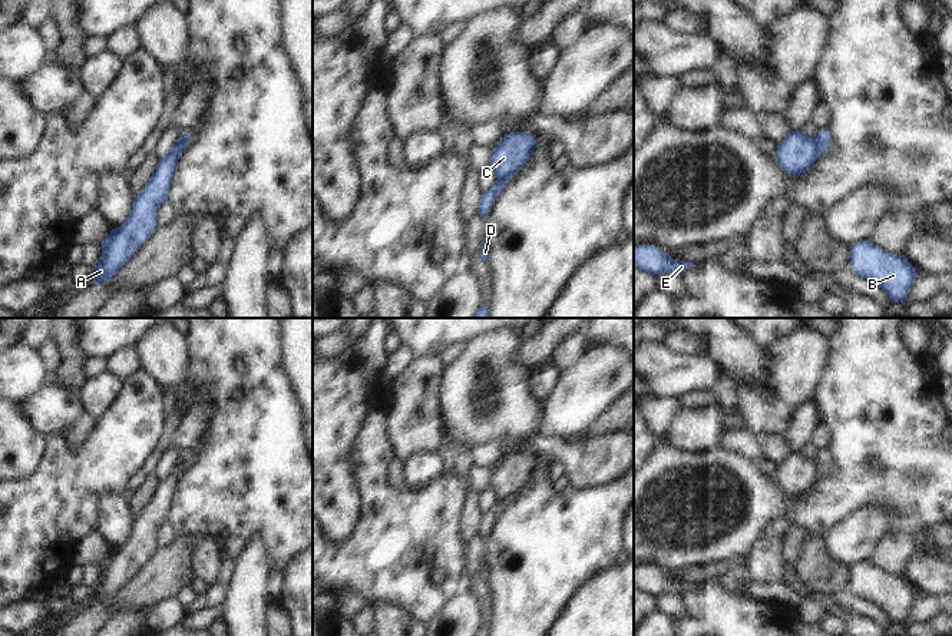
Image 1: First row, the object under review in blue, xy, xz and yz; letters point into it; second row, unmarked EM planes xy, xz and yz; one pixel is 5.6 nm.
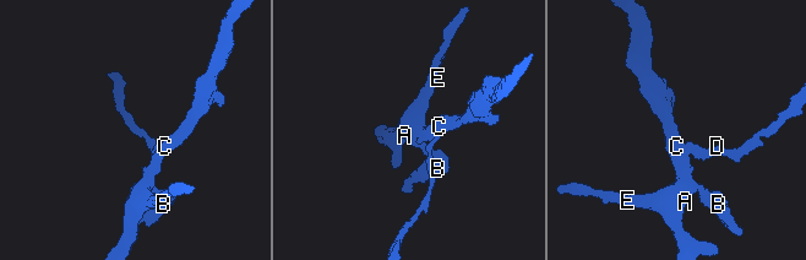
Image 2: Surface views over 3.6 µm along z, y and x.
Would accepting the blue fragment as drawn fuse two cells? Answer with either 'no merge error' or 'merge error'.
merge error

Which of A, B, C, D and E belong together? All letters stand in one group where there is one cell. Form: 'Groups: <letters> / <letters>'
Groups: A B C E / D.

